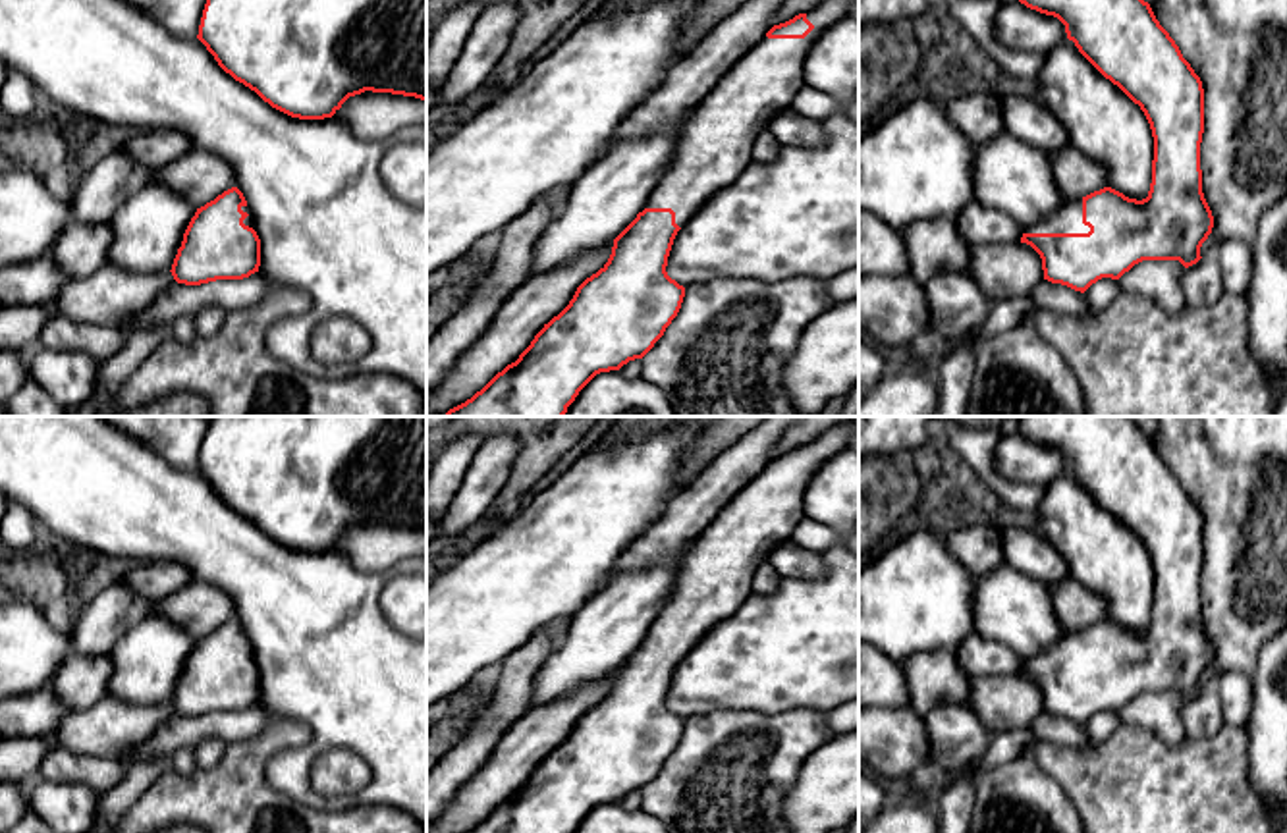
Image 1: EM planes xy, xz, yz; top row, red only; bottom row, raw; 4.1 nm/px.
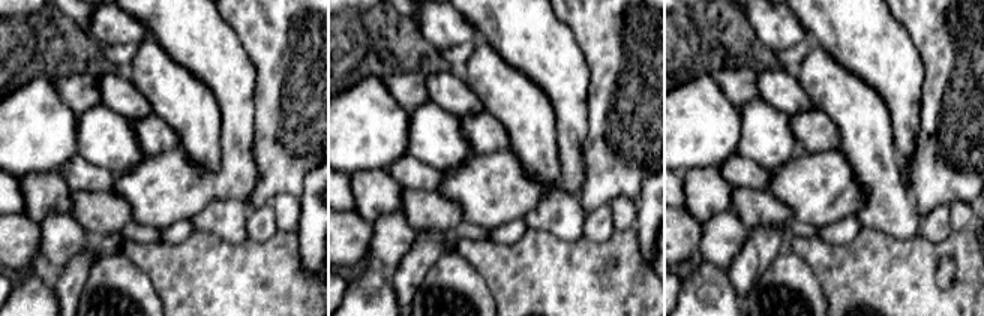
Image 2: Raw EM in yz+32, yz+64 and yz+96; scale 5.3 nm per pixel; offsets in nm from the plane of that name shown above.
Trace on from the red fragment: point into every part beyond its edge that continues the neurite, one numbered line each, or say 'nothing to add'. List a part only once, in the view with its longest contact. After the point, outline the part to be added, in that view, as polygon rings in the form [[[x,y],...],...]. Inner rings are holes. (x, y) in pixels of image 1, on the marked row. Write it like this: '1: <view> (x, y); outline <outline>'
1: yz (1067, 218); outline [[[1067,199],[1052,216],[1025,228],[1025,233],[1088,233],[1082,224],[1082,199]]]

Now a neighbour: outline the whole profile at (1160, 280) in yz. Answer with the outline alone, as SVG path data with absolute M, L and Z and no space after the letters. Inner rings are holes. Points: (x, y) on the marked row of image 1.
M1142 260L1125 272L1117 283L1121 291L1148 297L1160 309L1173 314L1187 307L1181 289L1185 270L1179 260Z

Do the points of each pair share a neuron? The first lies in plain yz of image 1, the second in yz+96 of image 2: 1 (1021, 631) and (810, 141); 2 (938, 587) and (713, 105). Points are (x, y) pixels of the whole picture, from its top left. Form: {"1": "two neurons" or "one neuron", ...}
{"1": "two neurons", "2": "one neuron"}

